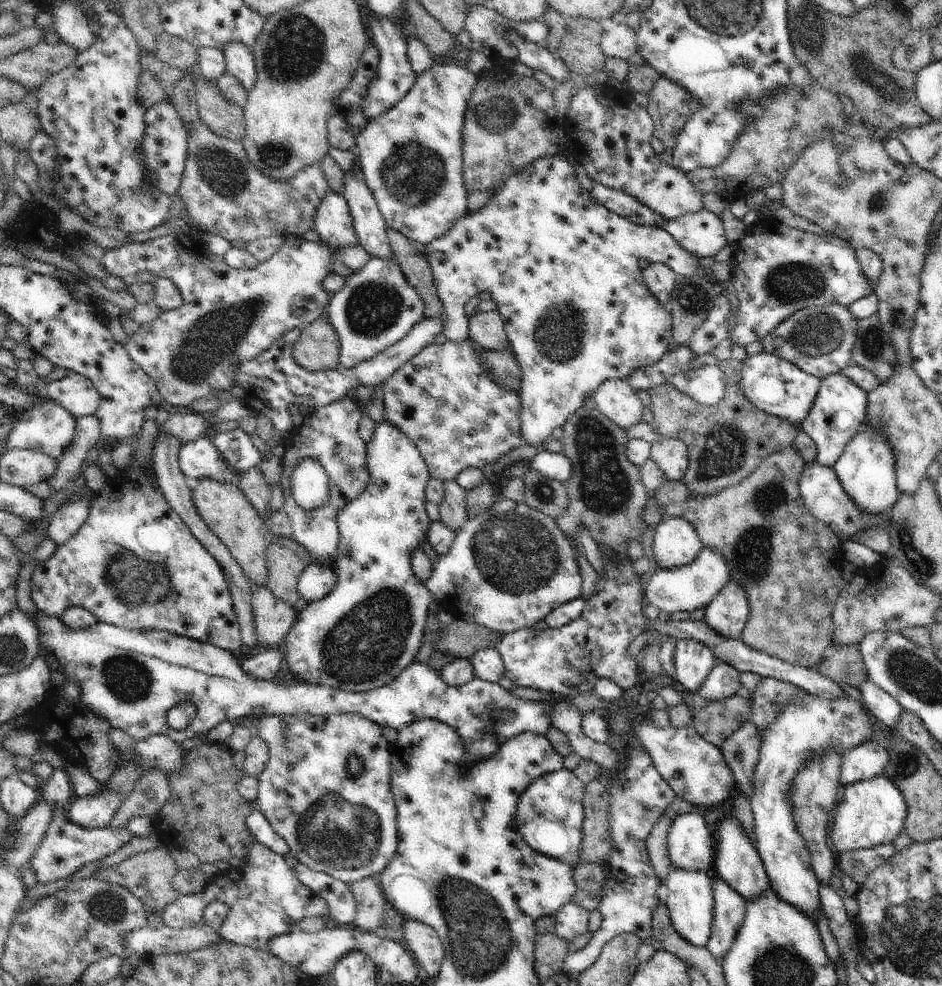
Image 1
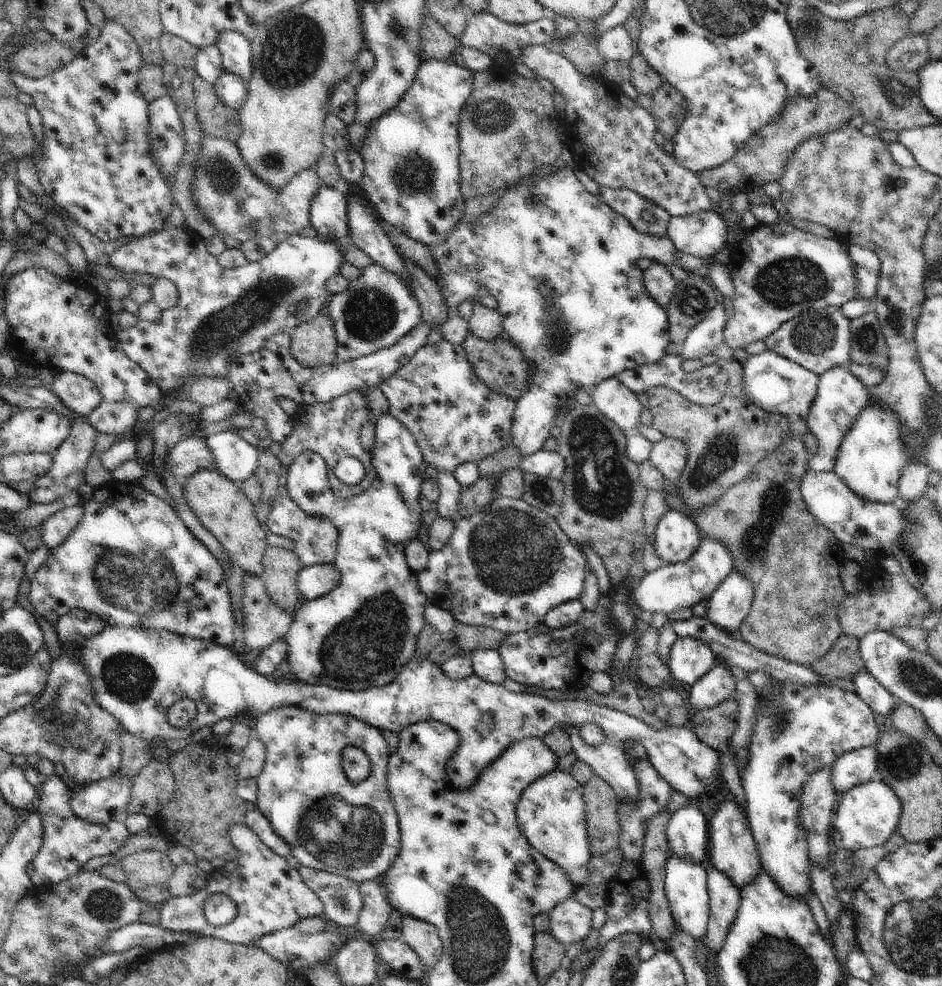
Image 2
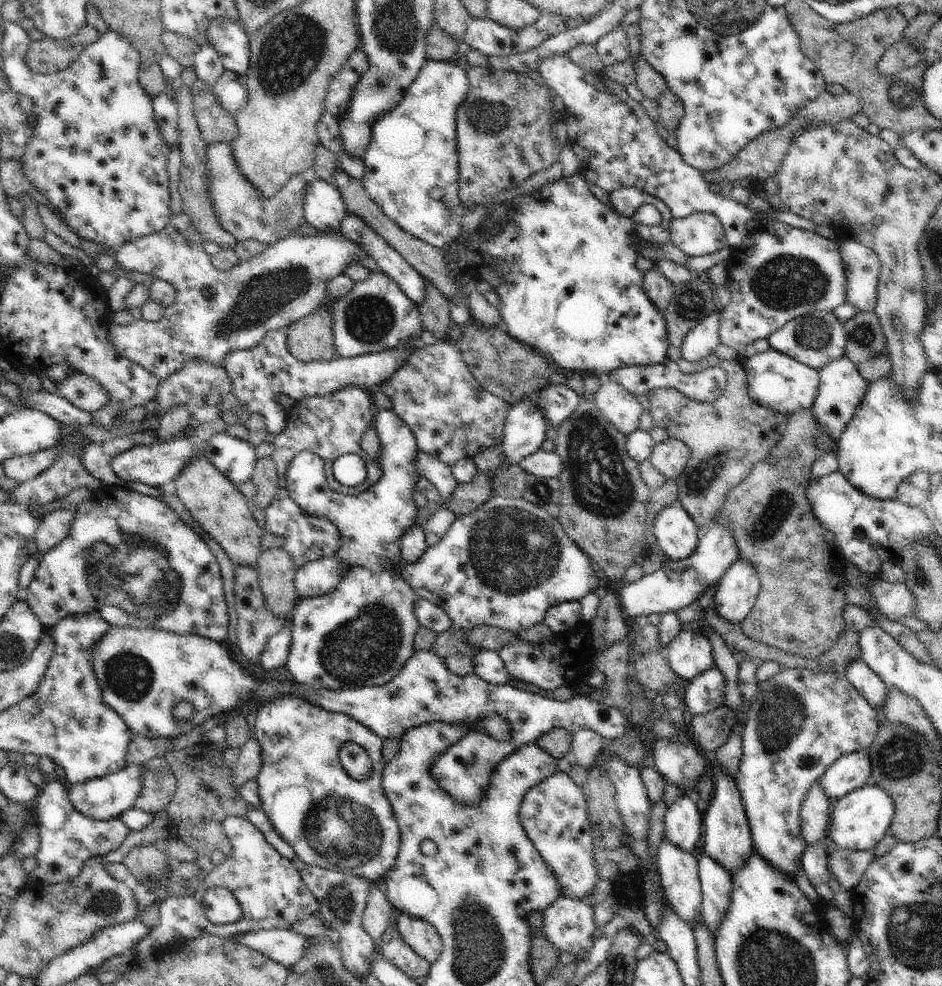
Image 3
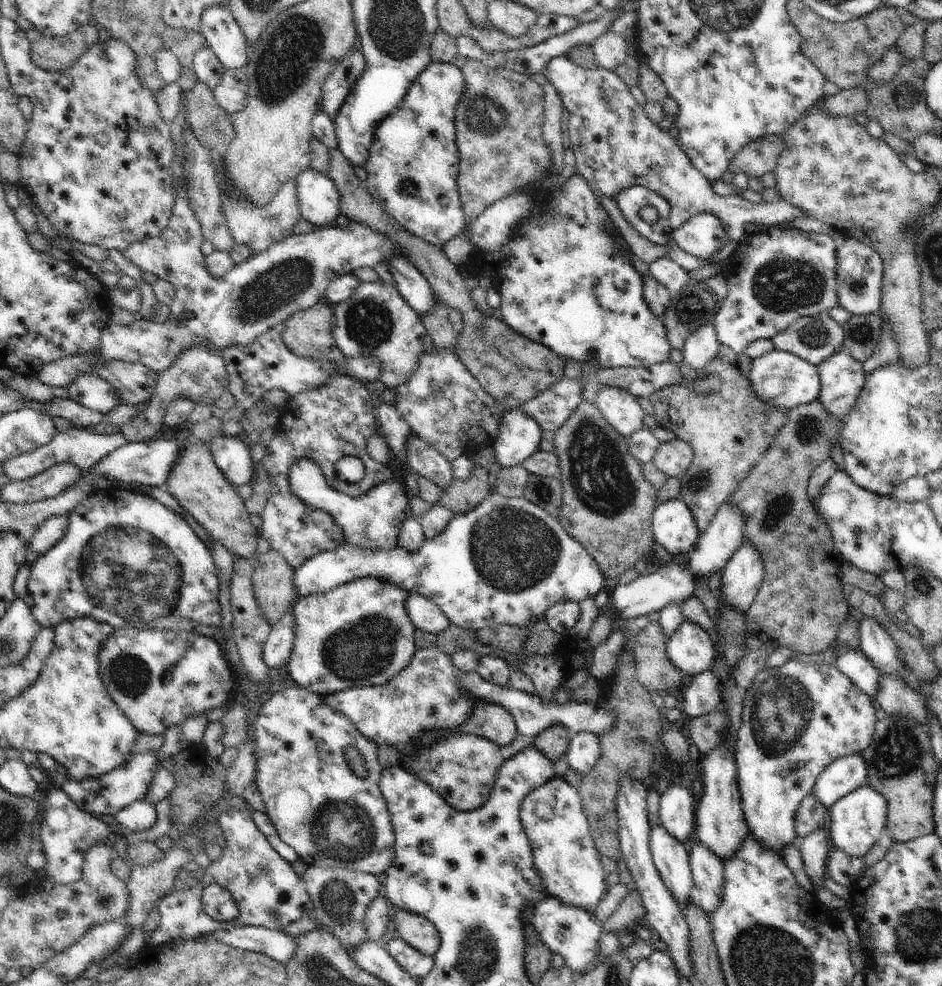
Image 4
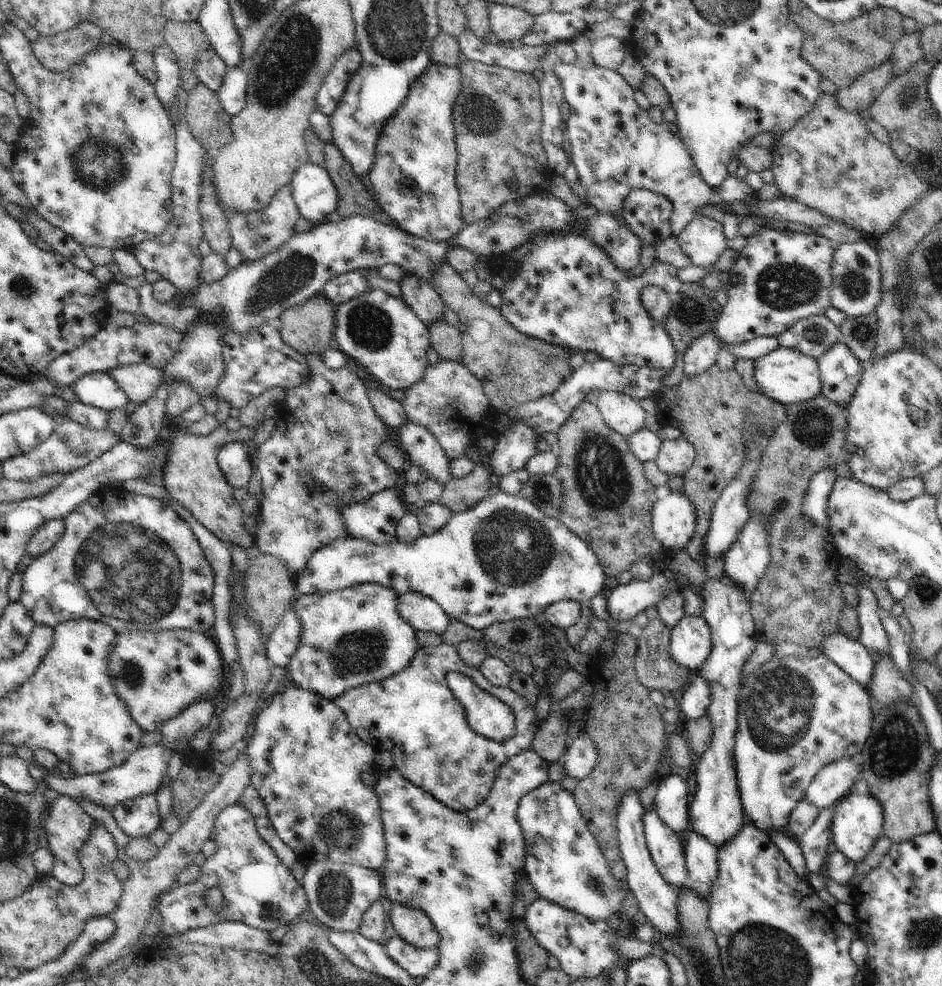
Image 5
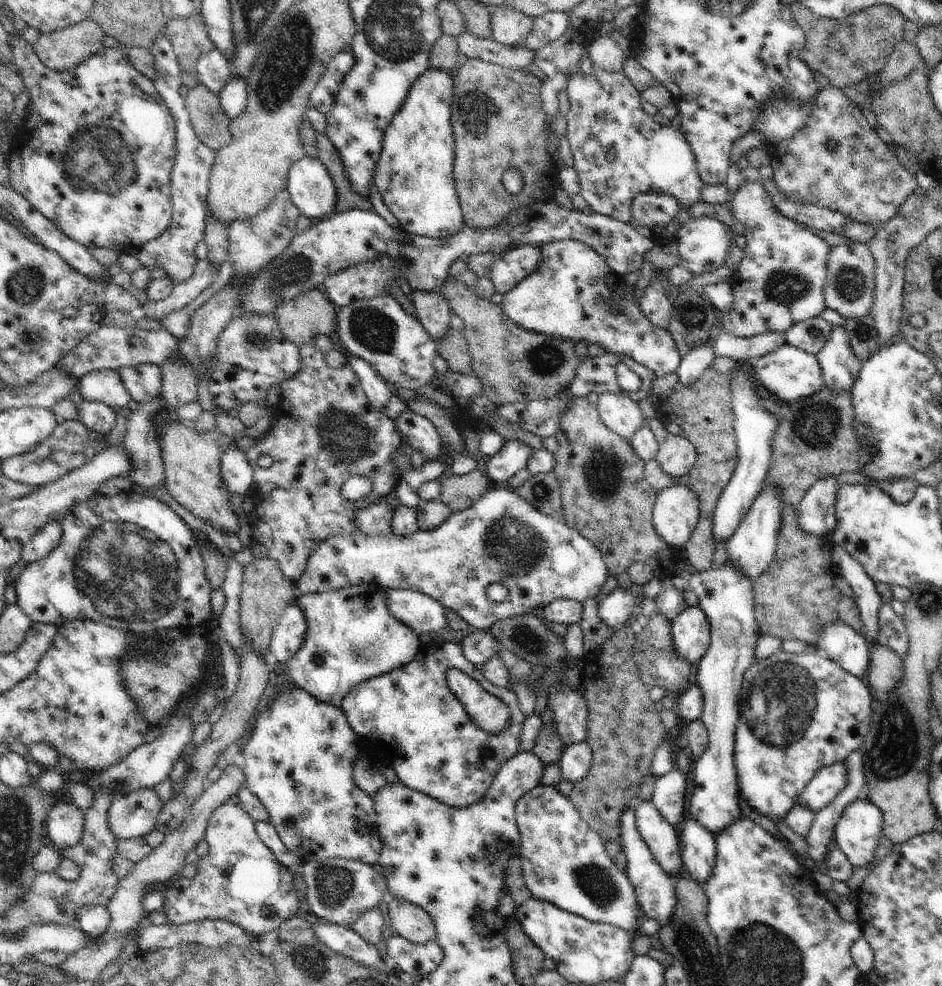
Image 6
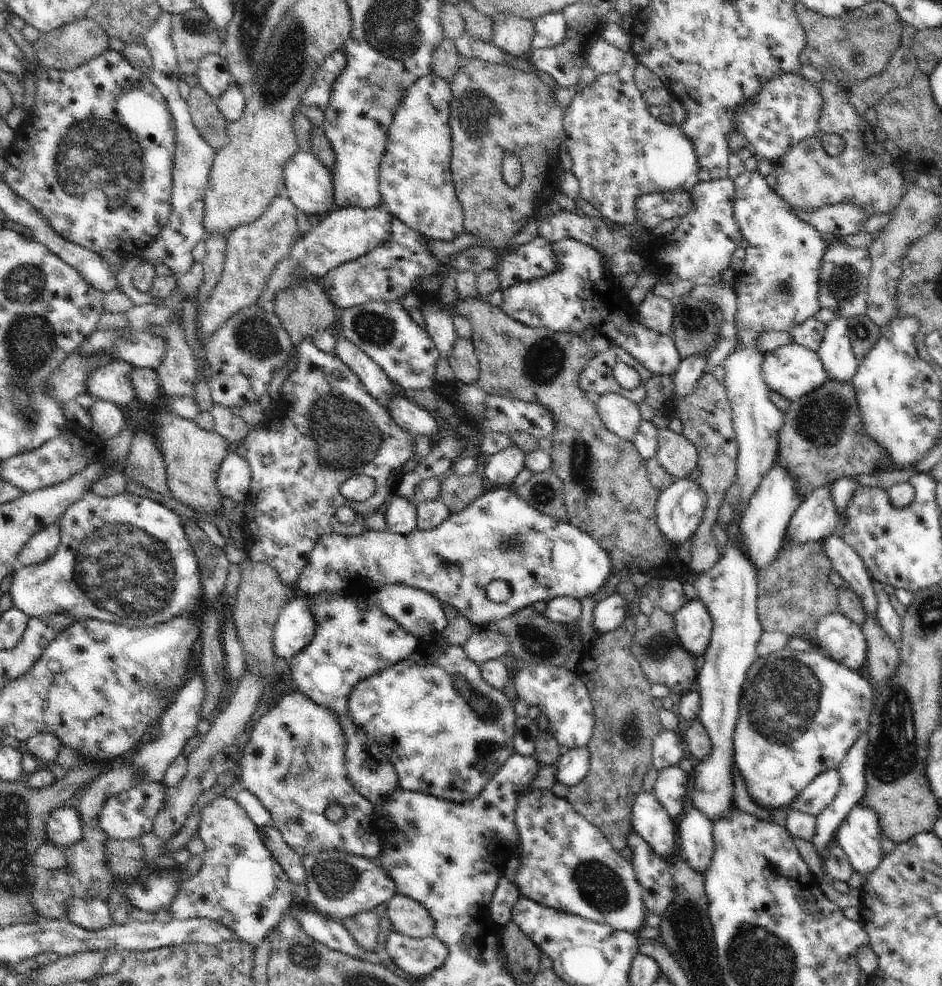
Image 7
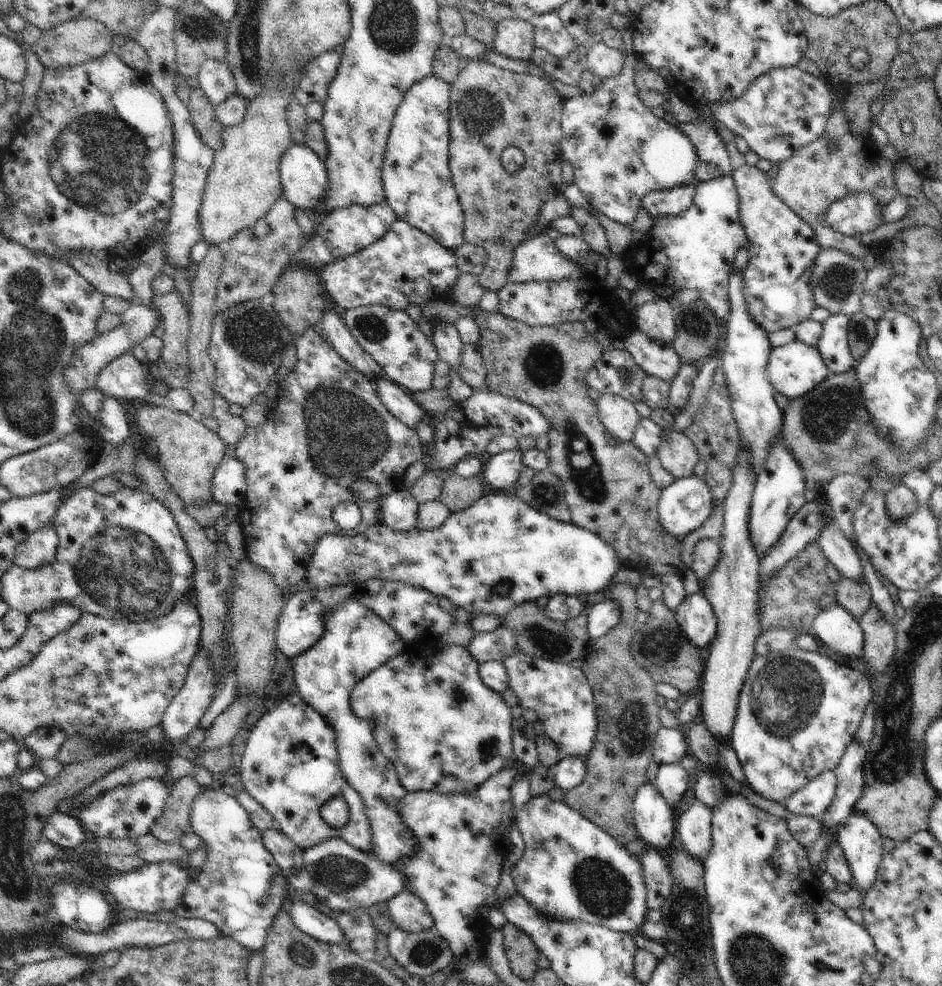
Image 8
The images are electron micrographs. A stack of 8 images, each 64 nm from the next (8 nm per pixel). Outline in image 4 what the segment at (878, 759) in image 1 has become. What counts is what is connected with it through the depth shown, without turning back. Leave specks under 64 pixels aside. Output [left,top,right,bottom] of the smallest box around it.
[811,753,867,810]

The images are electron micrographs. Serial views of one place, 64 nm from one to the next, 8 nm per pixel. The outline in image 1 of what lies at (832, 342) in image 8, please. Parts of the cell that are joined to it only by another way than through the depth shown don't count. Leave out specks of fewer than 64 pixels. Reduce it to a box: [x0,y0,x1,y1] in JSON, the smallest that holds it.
[799,371,868,467]

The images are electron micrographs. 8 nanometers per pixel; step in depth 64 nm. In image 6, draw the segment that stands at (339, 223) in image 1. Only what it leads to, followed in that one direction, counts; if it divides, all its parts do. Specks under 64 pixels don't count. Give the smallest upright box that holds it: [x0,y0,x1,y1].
[286,154,338,222]

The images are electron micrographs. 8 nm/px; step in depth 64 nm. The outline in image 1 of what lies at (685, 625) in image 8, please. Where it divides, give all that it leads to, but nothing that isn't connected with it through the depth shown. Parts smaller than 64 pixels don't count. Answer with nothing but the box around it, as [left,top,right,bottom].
[674,640,718,694]

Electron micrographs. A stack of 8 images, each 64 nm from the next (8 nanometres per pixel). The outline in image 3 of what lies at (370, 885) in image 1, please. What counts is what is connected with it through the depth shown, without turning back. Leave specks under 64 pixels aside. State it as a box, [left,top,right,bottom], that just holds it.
[361,883,394,943]

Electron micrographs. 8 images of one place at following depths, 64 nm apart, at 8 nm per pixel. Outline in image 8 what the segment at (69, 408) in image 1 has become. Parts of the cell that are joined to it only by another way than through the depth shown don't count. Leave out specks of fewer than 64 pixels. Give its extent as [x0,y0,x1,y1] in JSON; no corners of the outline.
[94,354,170,400]

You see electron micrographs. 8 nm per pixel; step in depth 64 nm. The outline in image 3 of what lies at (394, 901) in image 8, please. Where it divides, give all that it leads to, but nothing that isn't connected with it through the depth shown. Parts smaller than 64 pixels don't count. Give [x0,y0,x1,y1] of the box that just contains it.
[396,914,443,963]

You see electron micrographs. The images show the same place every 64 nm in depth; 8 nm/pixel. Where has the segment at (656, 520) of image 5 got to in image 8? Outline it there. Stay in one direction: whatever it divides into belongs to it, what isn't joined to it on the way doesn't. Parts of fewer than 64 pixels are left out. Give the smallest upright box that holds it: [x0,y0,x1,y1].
[657,475,712,540]

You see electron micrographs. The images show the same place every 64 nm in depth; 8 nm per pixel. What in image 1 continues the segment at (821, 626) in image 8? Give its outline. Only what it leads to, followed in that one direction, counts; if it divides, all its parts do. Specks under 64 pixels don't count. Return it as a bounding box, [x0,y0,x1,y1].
[858,679,904,732]

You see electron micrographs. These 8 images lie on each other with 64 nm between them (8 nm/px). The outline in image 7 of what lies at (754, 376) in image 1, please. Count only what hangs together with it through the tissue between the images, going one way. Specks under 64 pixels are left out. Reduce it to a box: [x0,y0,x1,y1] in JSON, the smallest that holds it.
[760,341,828,402]

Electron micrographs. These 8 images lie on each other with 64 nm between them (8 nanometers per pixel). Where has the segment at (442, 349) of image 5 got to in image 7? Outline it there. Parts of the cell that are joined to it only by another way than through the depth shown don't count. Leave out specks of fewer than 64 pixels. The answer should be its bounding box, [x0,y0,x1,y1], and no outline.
[447,338,480,386]

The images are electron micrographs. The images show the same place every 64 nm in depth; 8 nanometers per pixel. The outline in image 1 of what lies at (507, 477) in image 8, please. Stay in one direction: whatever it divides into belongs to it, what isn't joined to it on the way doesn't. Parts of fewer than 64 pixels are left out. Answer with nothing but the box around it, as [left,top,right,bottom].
[422,155,700,446]

